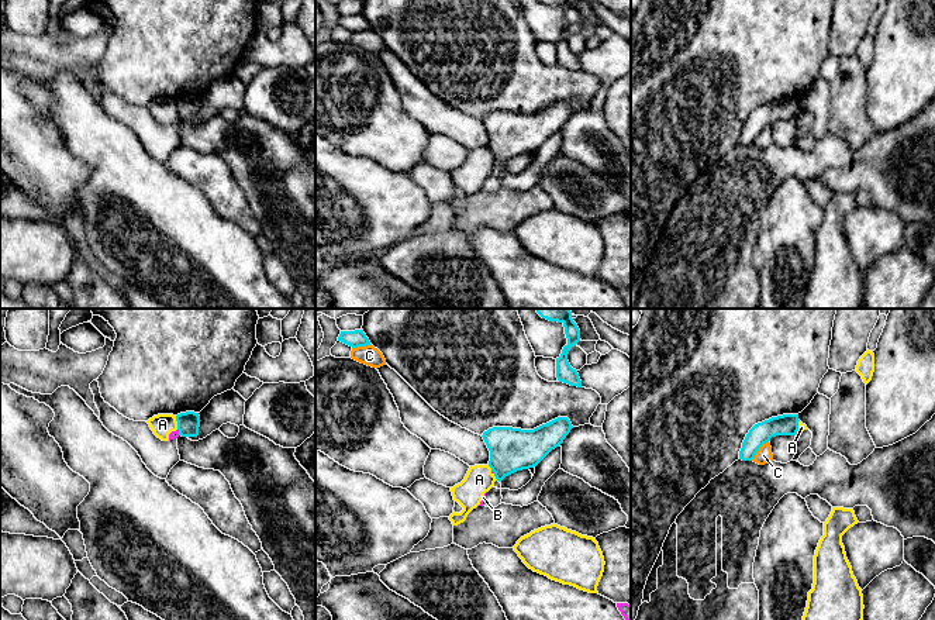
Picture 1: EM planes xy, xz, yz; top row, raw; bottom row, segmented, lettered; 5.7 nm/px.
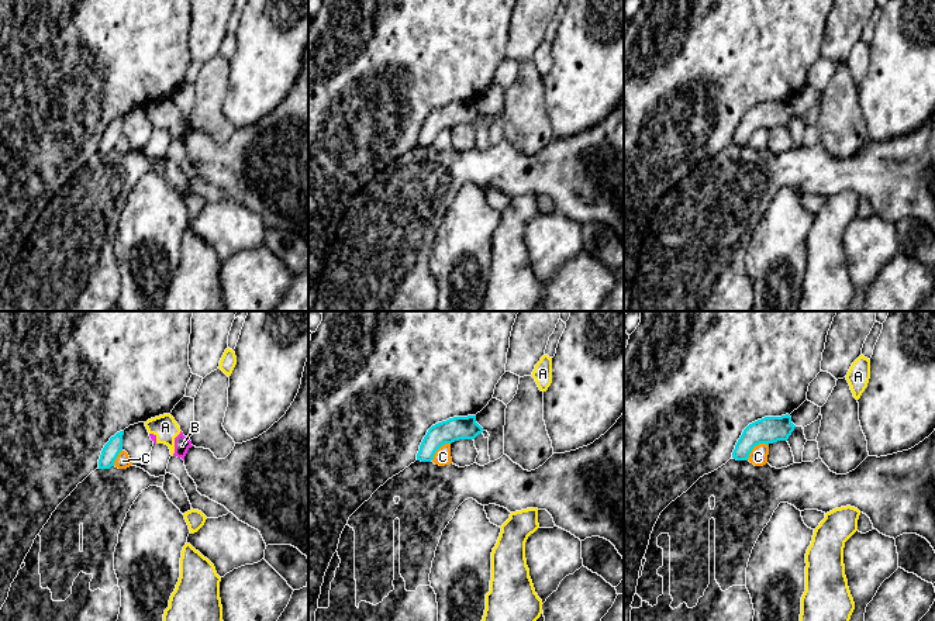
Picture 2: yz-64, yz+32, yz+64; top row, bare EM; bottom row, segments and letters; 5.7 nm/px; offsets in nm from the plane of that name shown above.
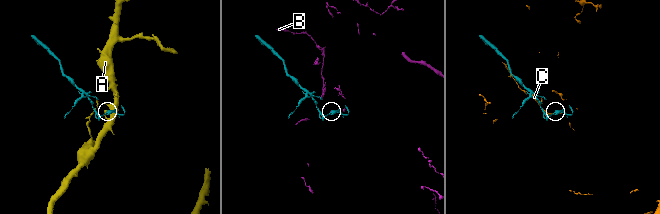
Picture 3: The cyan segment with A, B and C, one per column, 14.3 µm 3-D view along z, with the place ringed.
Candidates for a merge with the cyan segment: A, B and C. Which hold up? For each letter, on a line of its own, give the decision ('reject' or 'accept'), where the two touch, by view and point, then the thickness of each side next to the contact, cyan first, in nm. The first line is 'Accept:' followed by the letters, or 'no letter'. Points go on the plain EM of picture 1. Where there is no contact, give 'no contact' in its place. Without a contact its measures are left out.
Accept: no letter
A: reject; contact xy (178, 107); calibres 130 and 130 nm
B: reject; contact xy (179, 116); calibres 130 and 50 nm
C: reject; contact yz (758, 134); calibres 130 and 90 nm

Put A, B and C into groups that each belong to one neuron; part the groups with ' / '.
A B / C

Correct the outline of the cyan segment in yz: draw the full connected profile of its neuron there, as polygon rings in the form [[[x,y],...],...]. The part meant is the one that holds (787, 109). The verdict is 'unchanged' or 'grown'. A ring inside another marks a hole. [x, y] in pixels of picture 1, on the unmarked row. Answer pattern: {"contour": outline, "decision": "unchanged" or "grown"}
{"contour": [[[783,99],[755,108],[746,118],[739,144],[752,145],[759,132],[776,120],[797,120],[798,99]]], "decision": "unchanged"}

